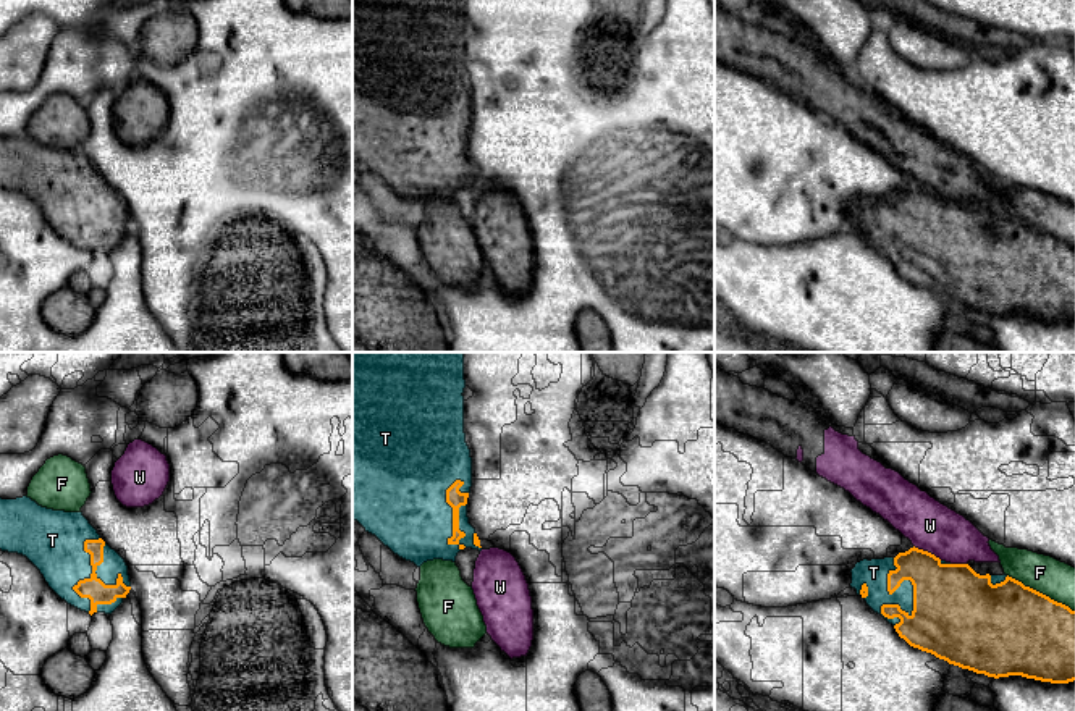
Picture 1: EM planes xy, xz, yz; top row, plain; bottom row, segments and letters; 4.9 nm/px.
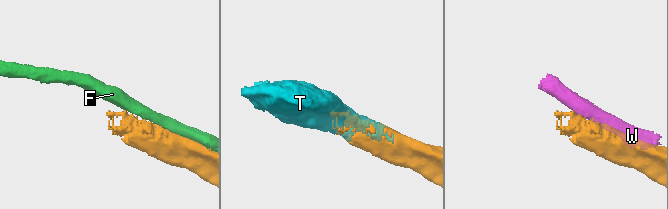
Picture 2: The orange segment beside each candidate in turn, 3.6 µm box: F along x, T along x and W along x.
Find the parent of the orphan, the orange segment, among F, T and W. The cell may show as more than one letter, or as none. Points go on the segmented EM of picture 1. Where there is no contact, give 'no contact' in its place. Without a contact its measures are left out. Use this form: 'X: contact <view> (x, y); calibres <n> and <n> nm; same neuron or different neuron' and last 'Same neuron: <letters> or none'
F: contact yz (1041, 593); calibres 460 and 190 nm; different neuron
T: contact xy (91, 574); calibres 110 and 300 nm; same neuron
W: contact yz (927, 551); calibres 340 and 240 nm; different neuron
Same neuron: T

